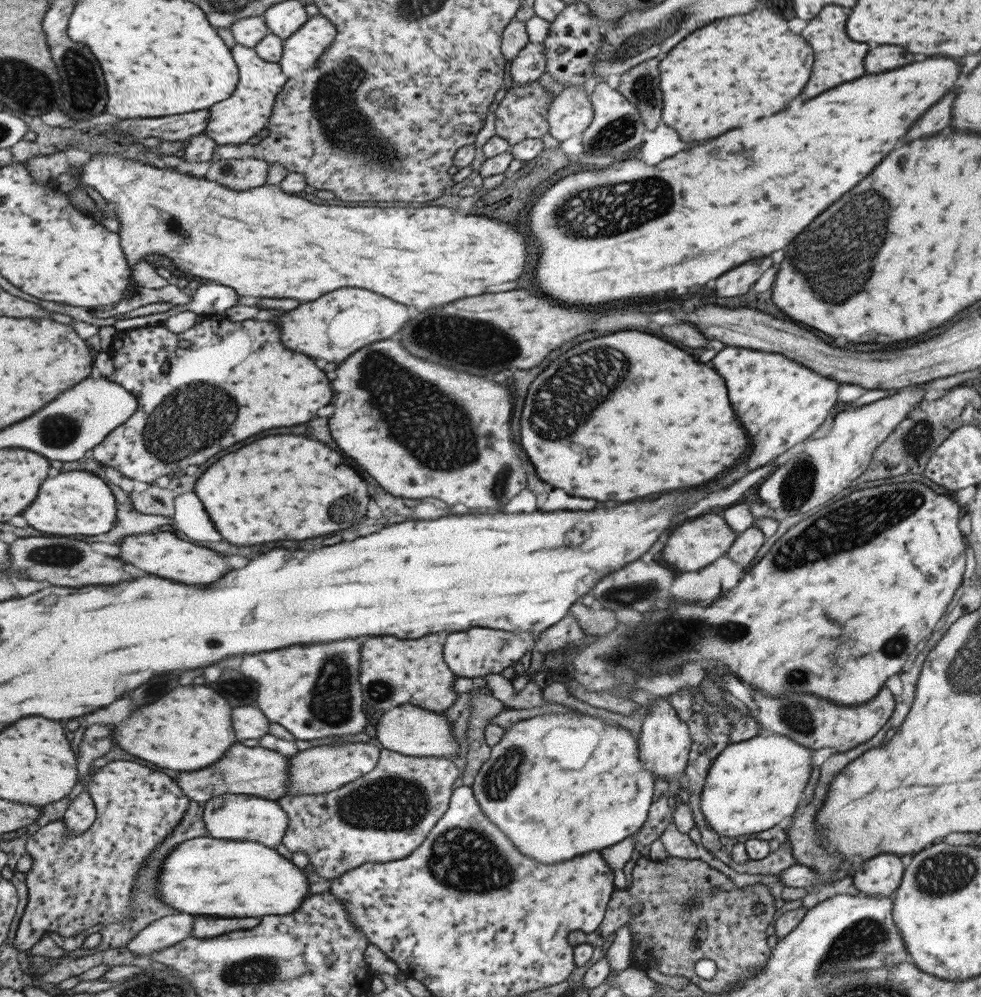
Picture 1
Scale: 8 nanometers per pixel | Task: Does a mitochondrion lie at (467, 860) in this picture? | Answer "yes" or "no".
yes

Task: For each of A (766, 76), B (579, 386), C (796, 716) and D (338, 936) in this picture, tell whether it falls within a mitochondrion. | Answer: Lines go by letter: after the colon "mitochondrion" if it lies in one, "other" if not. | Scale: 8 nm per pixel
A: other
B: mitochondrion
C: mitochondrion
D: other

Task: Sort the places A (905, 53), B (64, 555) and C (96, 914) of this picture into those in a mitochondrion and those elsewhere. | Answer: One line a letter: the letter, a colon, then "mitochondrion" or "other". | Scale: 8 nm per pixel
A: other
B: mitochondrion
C: other

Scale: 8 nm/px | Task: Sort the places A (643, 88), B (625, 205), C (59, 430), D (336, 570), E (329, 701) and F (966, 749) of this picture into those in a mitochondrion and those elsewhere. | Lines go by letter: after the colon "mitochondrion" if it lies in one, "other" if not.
A: mitochondrion
B: mitochondrion
C: mitochondrion
D: other
E: mitochondrion
F: other

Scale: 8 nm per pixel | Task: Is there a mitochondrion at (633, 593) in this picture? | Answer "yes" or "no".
yes

